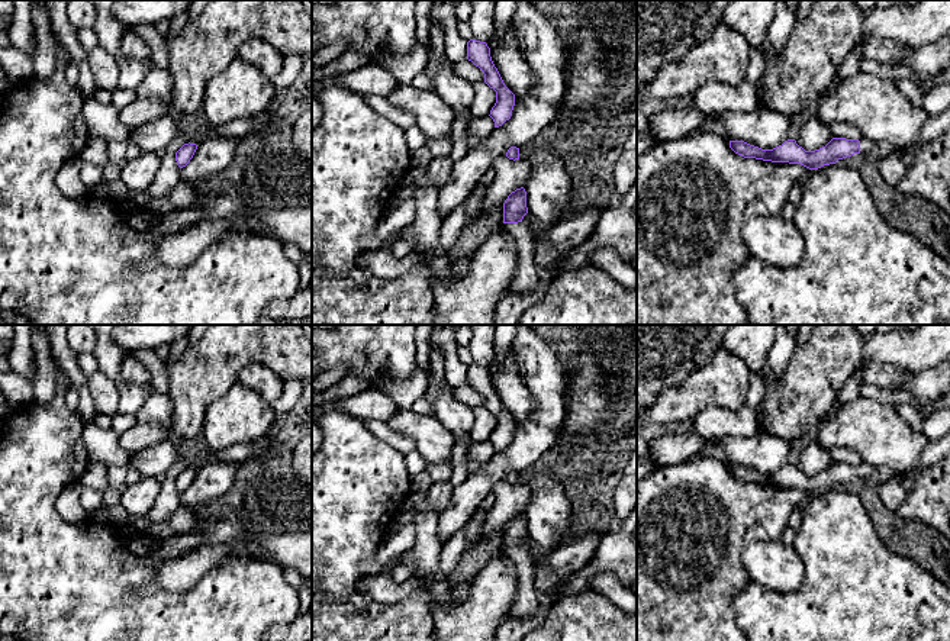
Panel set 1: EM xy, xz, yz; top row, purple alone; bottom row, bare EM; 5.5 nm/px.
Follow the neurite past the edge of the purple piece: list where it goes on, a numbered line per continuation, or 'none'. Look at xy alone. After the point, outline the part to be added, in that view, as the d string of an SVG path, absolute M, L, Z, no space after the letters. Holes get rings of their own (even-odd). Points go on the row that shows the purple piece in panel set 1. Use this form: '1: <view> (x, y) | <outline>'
none

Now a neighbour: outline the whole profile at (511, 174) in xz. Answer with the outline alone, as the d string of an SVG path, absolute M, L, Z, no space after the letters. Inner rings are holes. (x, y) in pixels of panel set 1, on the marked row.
M506 155L497 157L493 161L493 168L496 171L496 177L486 189L480 216L484 216L496 206L503 206L512 191L525 187L531 173L531 167L526 160L513 161Z

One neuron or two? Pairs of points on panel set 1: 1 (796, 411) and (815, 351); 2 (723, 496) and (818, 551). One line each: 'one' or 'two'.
1: one
2: two

